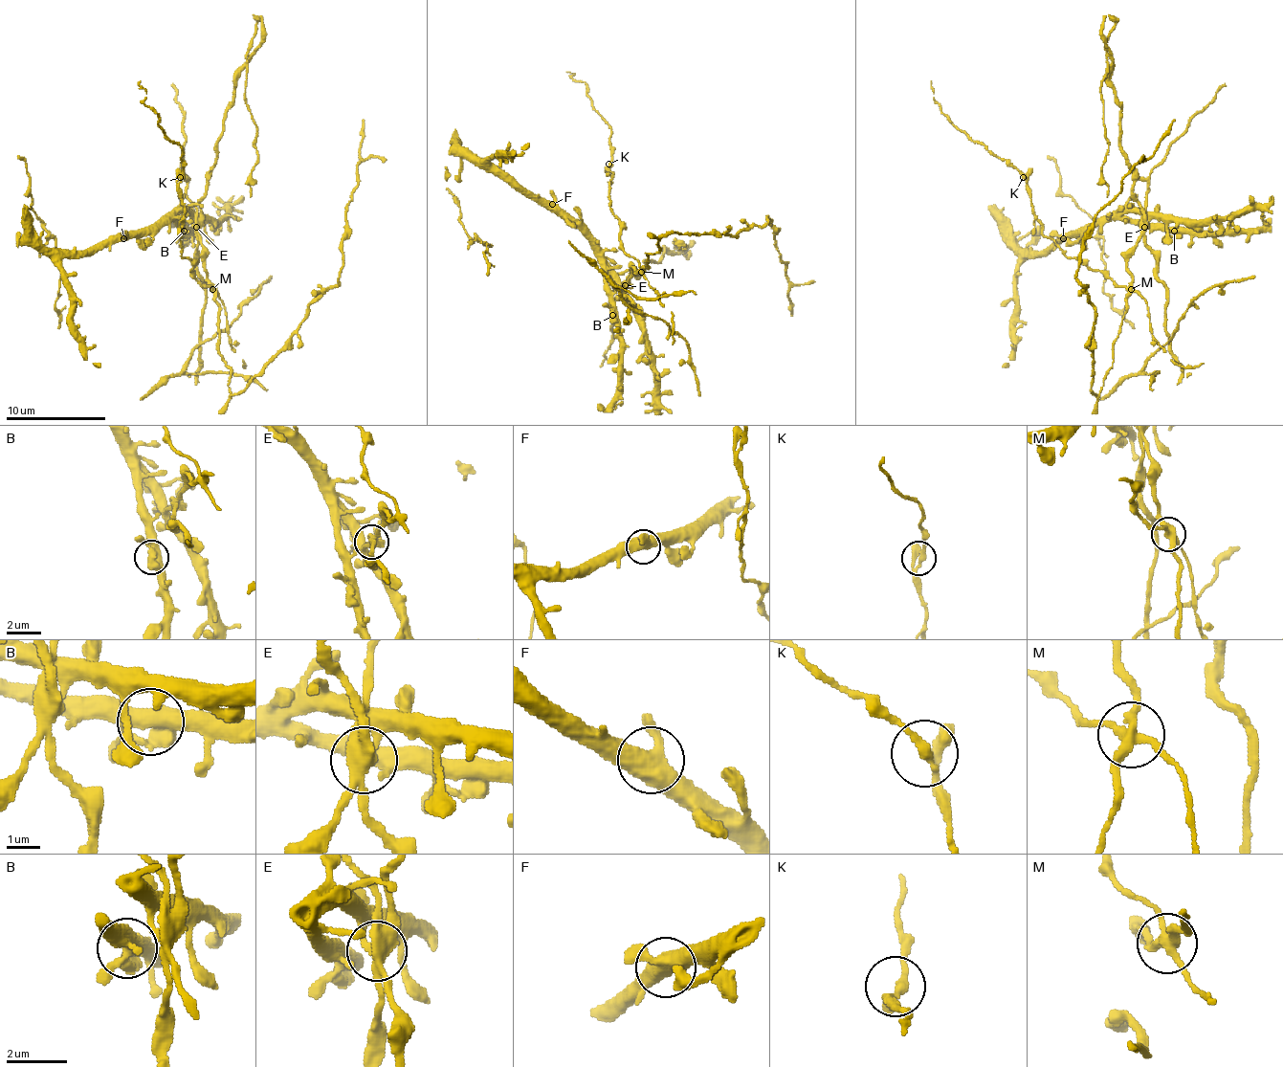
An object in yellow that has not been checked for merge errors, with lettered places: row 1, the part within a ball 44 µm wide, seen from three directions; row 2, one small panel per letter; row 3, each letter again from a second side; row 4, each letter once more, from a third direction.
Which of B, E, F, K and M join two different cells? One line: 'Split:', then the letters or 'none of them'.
Split: E, M

